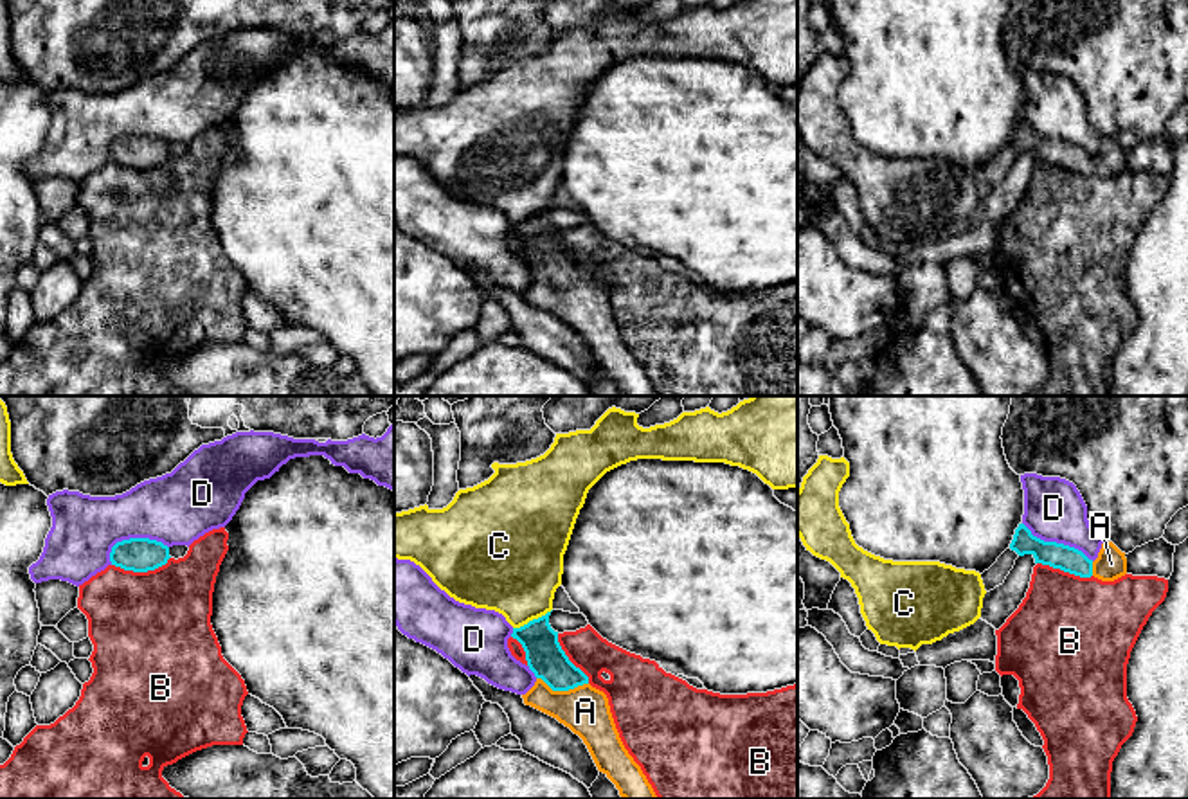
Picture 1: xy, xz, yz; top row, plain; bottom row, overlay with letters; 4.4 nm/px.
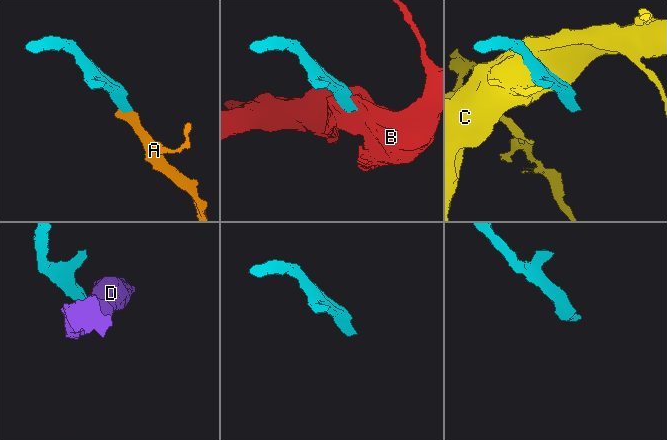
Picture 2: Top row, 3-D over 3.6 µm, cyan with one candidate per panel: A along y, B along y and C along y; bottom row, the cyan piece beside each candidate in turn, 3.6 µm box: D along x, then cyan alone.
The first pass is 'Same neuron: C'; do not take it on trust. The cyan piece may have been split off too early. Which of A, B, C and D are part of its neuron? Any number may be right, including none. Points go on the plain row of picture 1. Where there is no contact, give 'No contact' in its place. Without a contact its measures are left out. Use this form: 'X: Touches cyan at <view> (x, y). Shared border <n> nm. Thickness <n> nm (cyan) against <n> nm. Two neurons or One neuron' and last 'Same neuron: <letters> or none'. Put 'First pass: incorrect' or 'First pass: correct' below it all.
A: Touches cyan at xz (562, 287). Shared border 240 nm. Thickness 170 nm (cyan) against 220 nm. One neuron
B: Touches cyan at xy (141, 168). Shared border 260 nm. Thickness 160 nm (cyan) against 500 nm. Two neurons
C: Touches cyan at xz (533, 216). Shared border 200 nm. Thickness 170 nm (cyan) against 420 nm. Two neurons
D: Touches cyan at xy (134, 135). Shared border 280 nm. Thickness 160 nm (cyan) against 320 nm. Two neurons
Same neuron: A
First pass: incorrect

